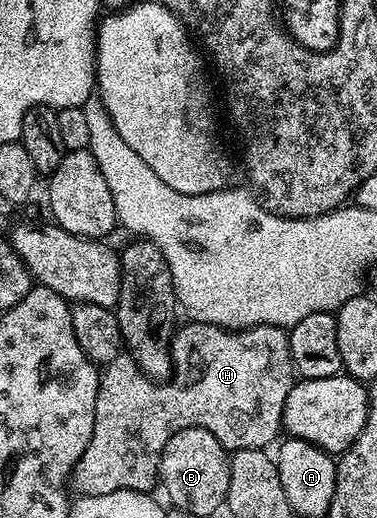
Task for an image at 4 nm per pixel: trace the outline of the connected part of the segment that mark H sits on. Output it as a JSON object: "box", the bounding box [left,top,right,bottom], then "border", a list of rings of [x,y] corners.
{"box":[70,320,294,496],"border":[[[188,320],[185,323],[172,336],[174,369],[171,378],[147,378],[127,352],[120,353],[103,367],[96,397],[94,432],[90,436],[90,444],[86,444],[86,452],[82,452],[70,475],[71,489],[77,495],[102,496],[119,490],[151,491],[151,486],[156,486],[160,477],[159,460],[166,442],[176,432],[191,426],[214,432],[229,452],[262,450],[271,447],[271,442],[275,443],[281,437],[286,396],[290,396],[290,388],[294,384],[288,330],[282,326],[223,330],[221,326],[205,322]]]}

